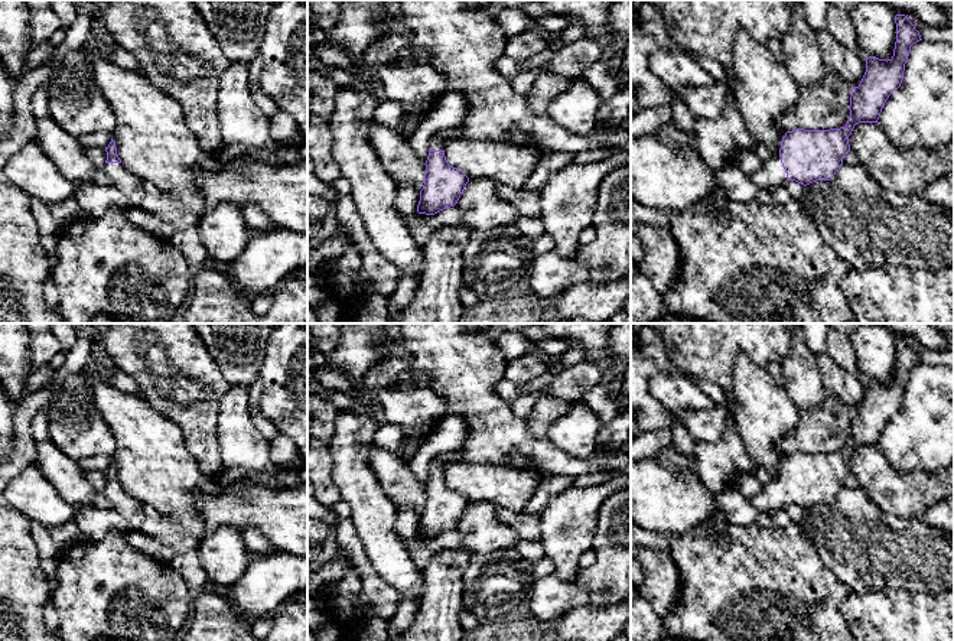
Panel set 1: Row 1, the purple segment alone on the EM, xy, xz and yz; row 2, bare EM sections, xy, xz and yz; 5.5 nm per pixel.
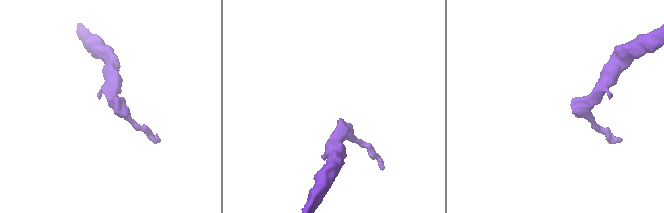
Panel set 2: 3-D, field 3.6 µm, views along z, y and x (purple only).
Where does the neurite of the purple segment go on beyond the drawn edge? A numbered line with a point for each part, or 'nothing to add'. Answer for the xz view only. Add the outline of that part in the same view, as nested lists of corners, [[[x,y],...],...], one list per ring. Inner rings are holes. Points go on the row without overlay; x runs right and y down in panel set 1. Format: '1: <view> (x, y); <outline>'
1: xz (436, 465); [[[433,459],[430,462],[430,466],[429,466],[429,474],[445,474],[445,468],[449,462],[453,462],[453,461],[440,461],[440,459]]]

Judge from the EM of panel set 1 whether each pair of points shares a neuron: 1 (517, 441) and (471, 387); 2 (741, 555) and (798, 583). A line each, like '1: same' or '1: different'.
1: same
2: same

